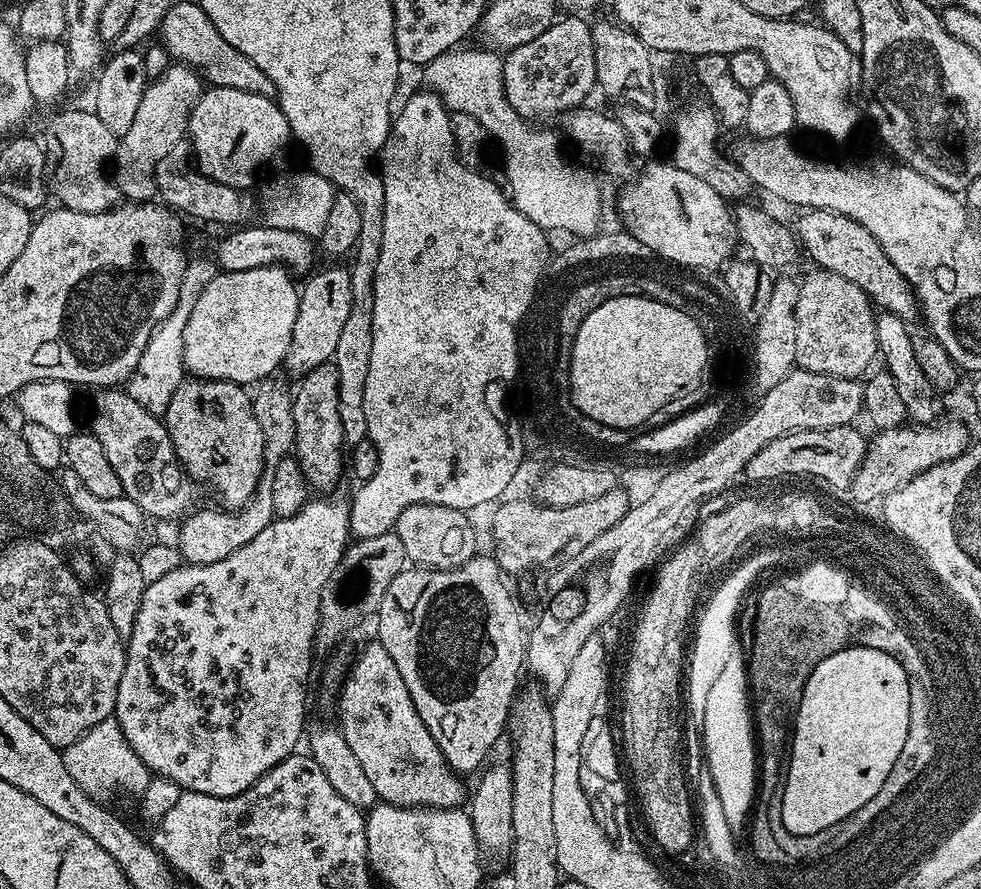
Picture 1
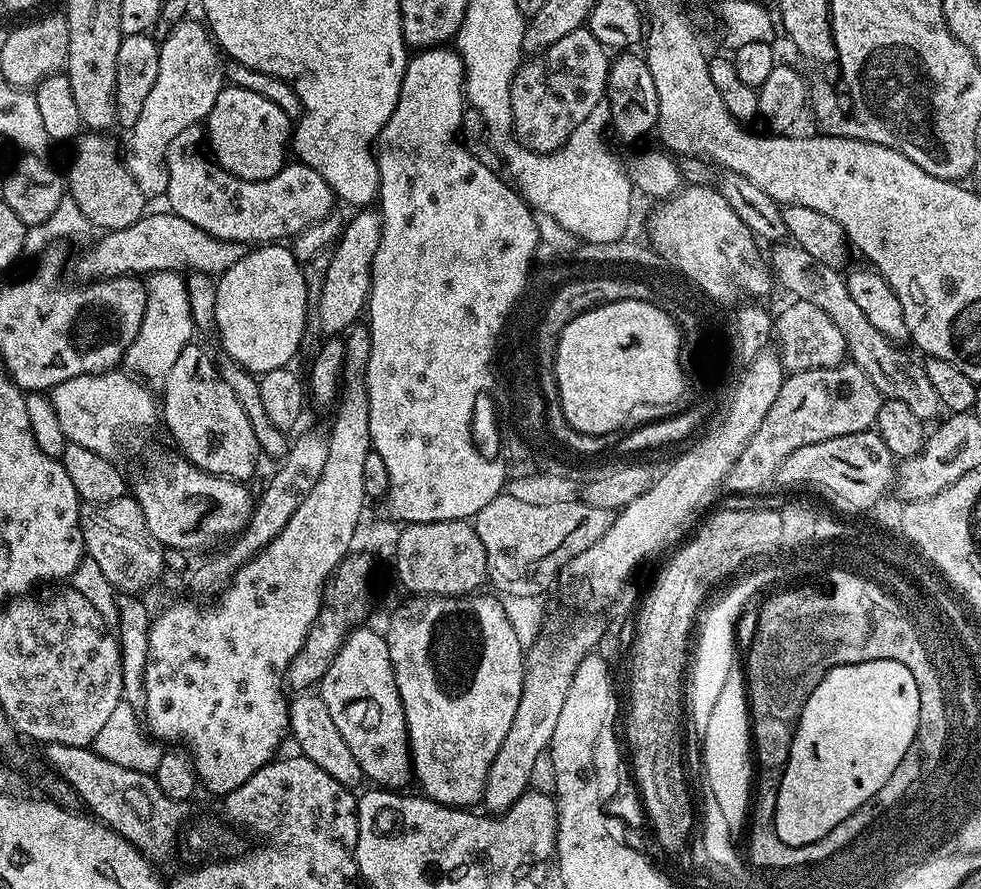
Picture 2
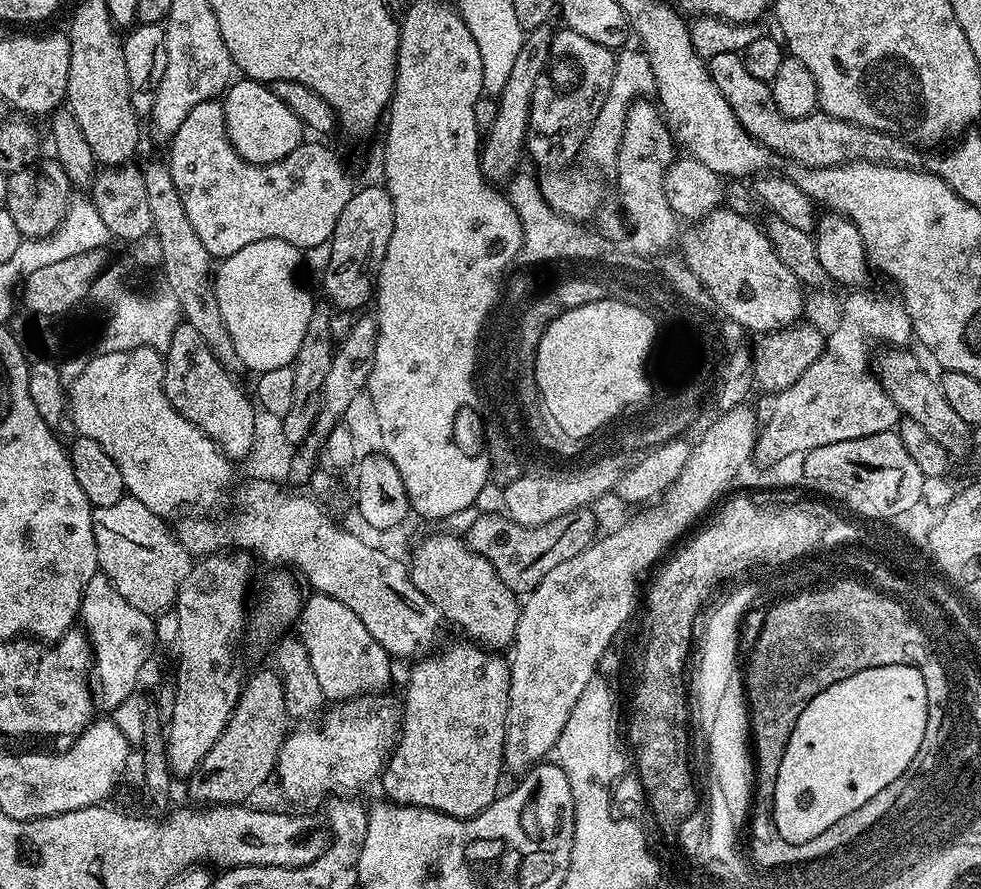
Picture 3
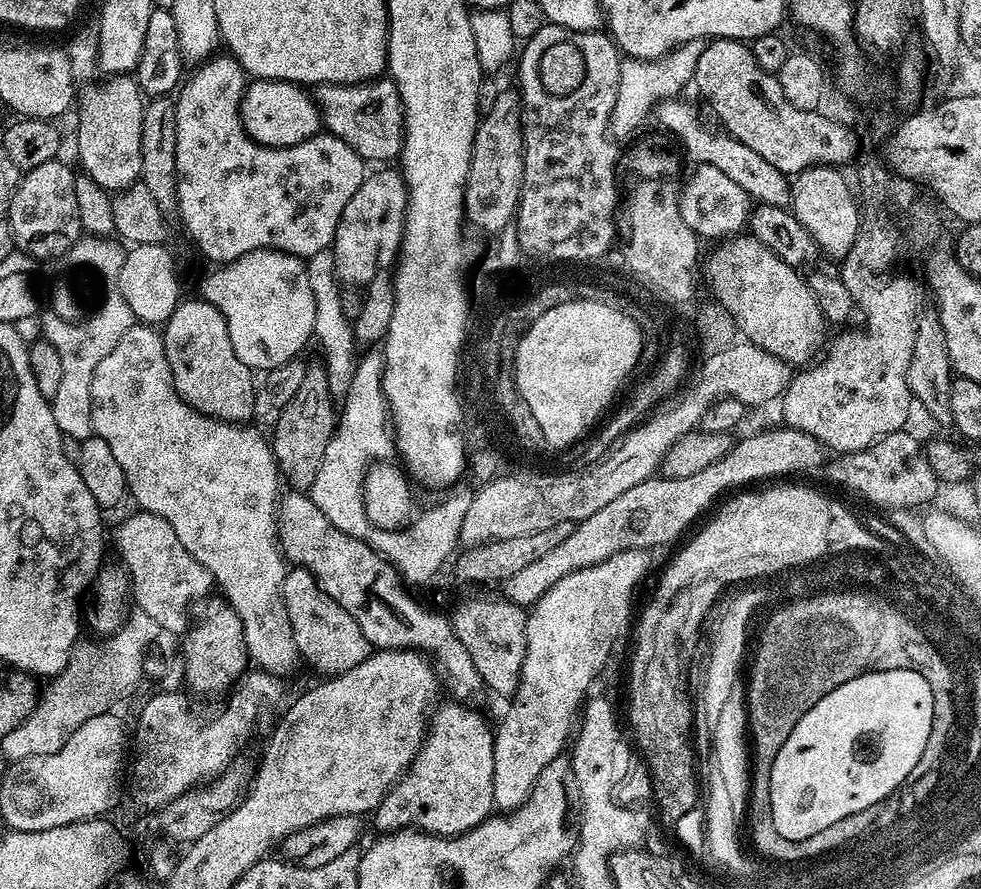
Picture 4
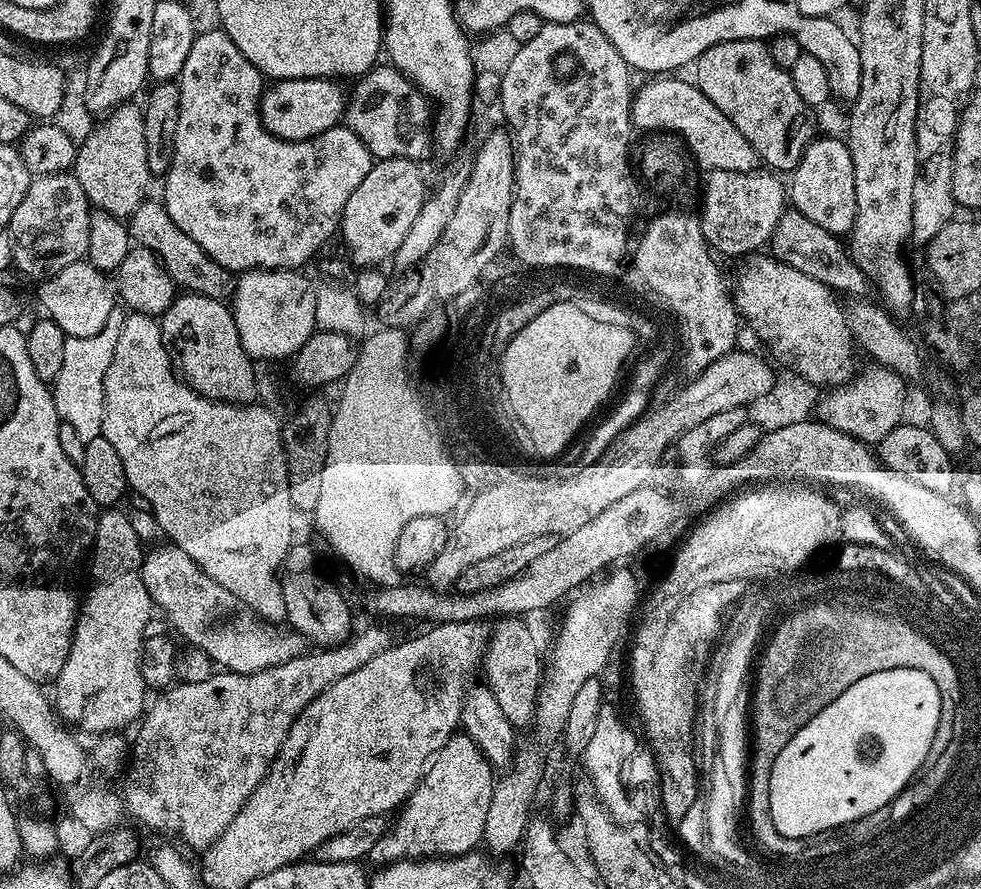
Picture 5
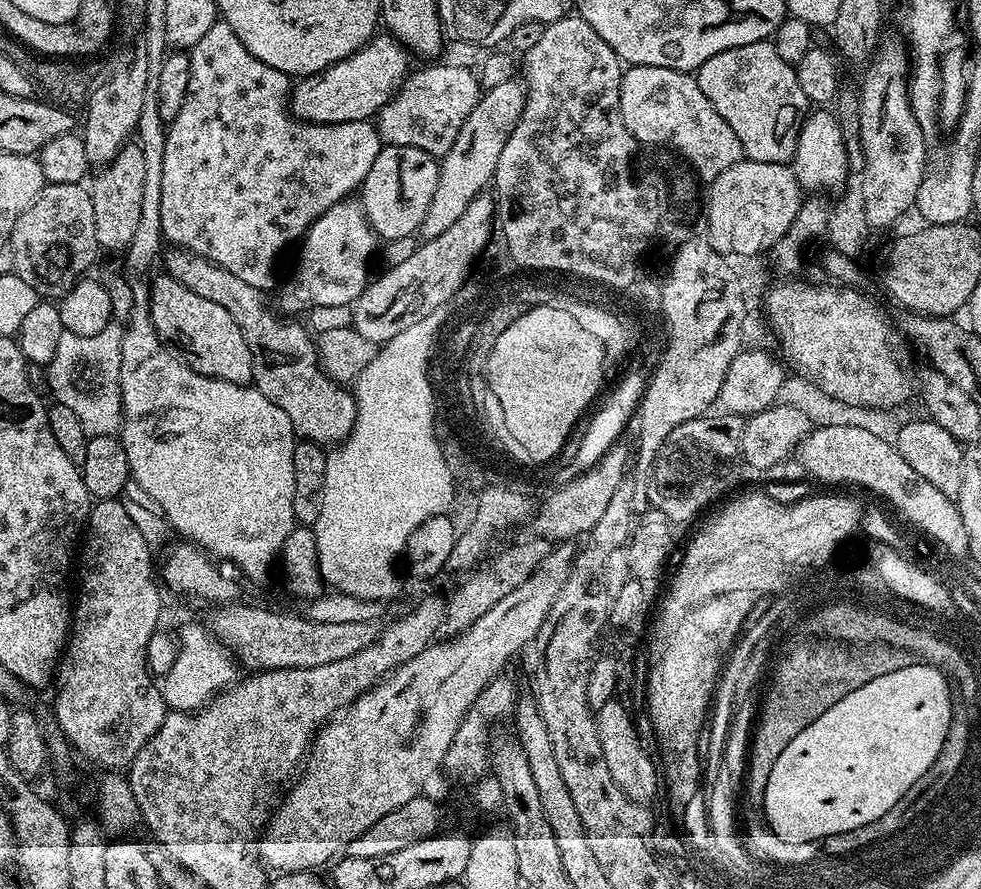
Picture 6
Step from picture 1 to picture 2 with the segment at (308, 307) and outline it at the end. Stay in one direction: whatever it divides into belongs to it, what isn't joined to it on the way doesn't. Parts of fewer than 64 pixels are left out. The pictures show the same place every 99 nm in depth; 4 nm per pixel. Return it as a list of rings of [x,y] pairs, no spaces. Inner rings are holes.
[[[360,210],[356,217],[344,228],[340,241],[331,249],[329,269],[326,270],[326,282],[323,283],[322,298],[317,308],[315,323],[332,338],[347,333],[348,329],[361,319],[368,303],[368,293],[372,290],[372,263],[378,250],[382,222],[376,210]]]

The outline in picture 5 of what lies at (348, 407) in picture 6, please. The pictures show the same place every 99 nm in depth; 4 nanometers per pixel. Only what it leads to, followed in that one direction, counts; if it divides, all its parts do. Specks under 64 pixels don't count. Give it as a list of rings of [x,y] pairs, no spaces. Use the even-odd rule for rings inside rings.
[[[146,198],[134,210],[134,214],[127,217],[128,235],[137,245],[148,248],[161,262],[161,266],[169,272],[170,278],[176,283],[177,289],[193,296],[209,296],[212,300],[223,301],[230,292],[230,276],[190,234],[182,234],[178,226],[174,226],[174,218],[164,209],[159,199]]]

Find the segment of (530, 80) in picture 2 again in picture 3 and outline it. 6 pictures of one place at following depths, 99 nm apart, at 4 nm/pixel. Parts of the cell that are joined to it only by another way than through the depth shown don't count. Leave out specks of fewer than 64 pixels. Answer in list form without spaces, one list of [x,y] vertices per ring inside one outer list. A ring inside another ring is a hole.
[[[565,27],[561,32],[557,31],[552,37],[550,45],[551,51],[560,56],[565,56],[568,60],[573,60],[580,67],[580,81],[573,88],[568,88],[565,92],[559,92],[552,84],[541,83],[534,90],[532,95],[532,105],[528,114],[528,138],[526,141],[526,152],[540,168],[545,168],[544,173],[539,173],[538,181],[541,188],[542,198],[558,214],[567,219],[577,222],[588,222],[592,216],[595,217],[598,212],[596,208],[596,184],[588,176],[583,176],[580,172],[556,172],[559,168],[564,168],[577,155],[582,152],[584,139],[588,137],[590,126],[594,118],[598,118],[598,110],[602,110],[602,102],[610,94],[610,82],[614,82],[614,62],[616,61],[616,52],[606,46],[598,46],[598,42],[590,42],[590,38],[585,38],[583,34],[578,34],[574,30]]]

